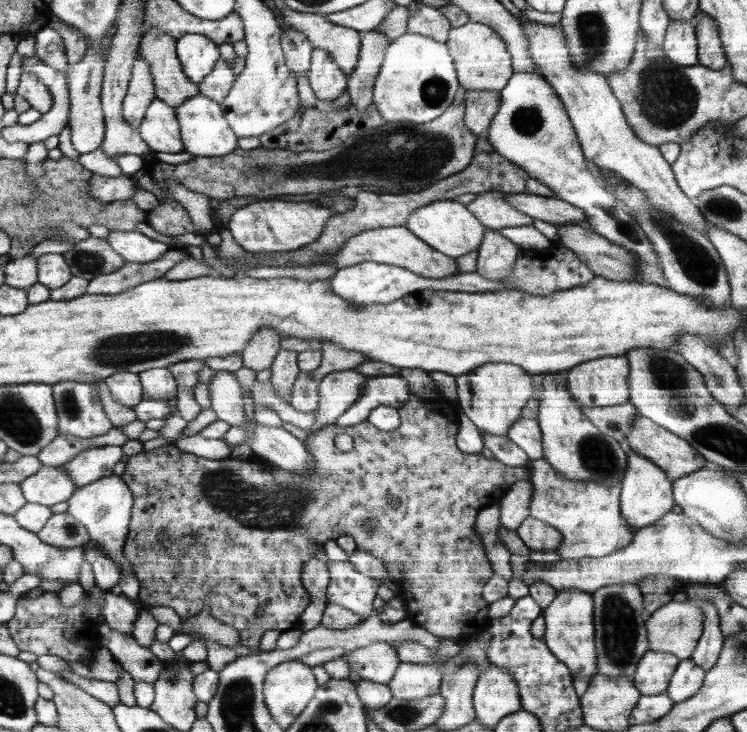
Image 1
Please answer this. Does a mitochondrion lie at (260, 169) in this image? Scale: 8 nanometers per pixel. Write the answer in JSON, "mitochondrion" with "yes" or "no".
{"mitochondrion":"yes"}

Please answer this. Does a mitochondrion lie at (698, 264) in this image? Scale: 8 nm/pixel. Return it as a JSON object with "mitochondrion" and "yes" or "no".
{"mitochondrion":"yes"}

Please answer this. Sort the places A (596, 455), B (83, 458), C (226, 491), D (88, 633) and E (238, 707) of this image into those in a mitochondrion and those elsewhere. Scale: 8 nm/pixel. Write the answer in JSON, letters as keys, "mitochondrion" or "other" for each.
{"A":"mitochondrion","B":"other","C":"mitochondrion","D":"other","E":"mitochondrion"}

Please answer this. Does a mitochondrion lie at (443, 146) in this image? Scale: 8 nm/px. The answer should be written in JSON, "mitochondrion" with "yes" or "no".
{"mitochondrion":"yes"}

